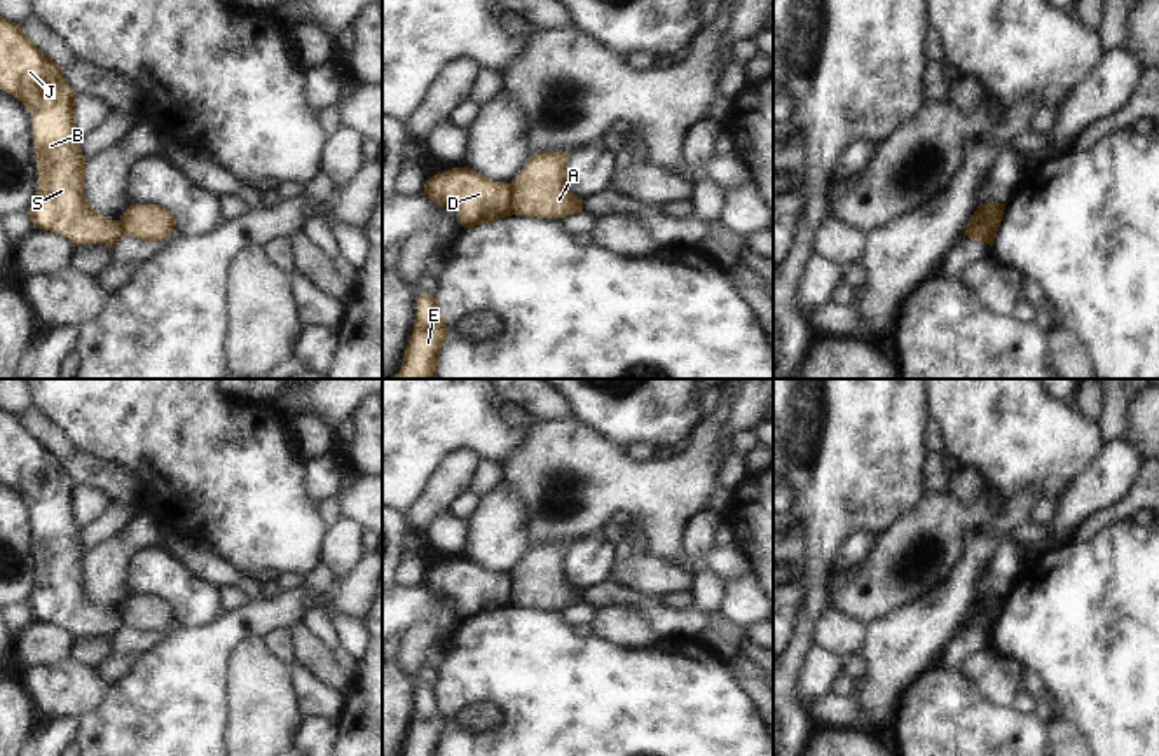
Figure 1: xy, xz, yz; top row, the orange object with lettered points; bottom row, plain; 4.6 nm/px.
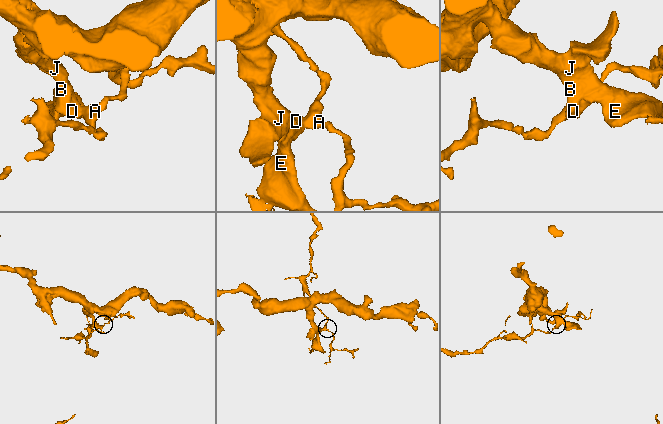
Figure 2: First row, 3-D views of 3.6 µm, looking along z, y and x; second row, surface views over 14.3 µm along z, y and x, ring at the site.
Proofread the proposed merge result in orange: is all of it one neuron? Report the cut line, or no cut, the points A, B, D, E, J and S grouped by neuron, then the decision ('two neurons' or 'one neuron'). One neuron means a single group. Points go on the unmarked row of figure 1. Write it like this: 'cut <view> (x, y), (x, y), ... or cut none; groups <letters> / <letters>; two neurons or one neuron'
cut xz (510, 575), (514, 578), (514, 604); groups A / B D E J S; two neurons

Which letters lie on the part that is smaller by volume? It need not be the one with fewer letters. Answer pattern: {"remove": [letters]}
{"remove": ["A"]}

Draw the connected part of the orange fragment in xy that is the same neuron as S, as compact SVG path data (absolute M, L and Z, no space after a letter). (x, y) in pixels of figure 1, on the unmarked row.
M0 407L0 480L17 489L33 508L33 541L38 555L38 588L28 601L37 620L59 623L75 636L101 634L112 639L120 632L124 618L98 604L86 588L86 550L80 543L84 531L75 513L79 485L65 471L65 463L26 426L23 417Z

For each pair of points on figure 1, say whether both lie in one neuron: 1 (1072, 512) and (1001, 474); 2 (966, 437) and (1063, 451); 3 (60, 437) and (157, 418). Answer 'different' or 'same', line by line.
1: different
2: same
3: different

